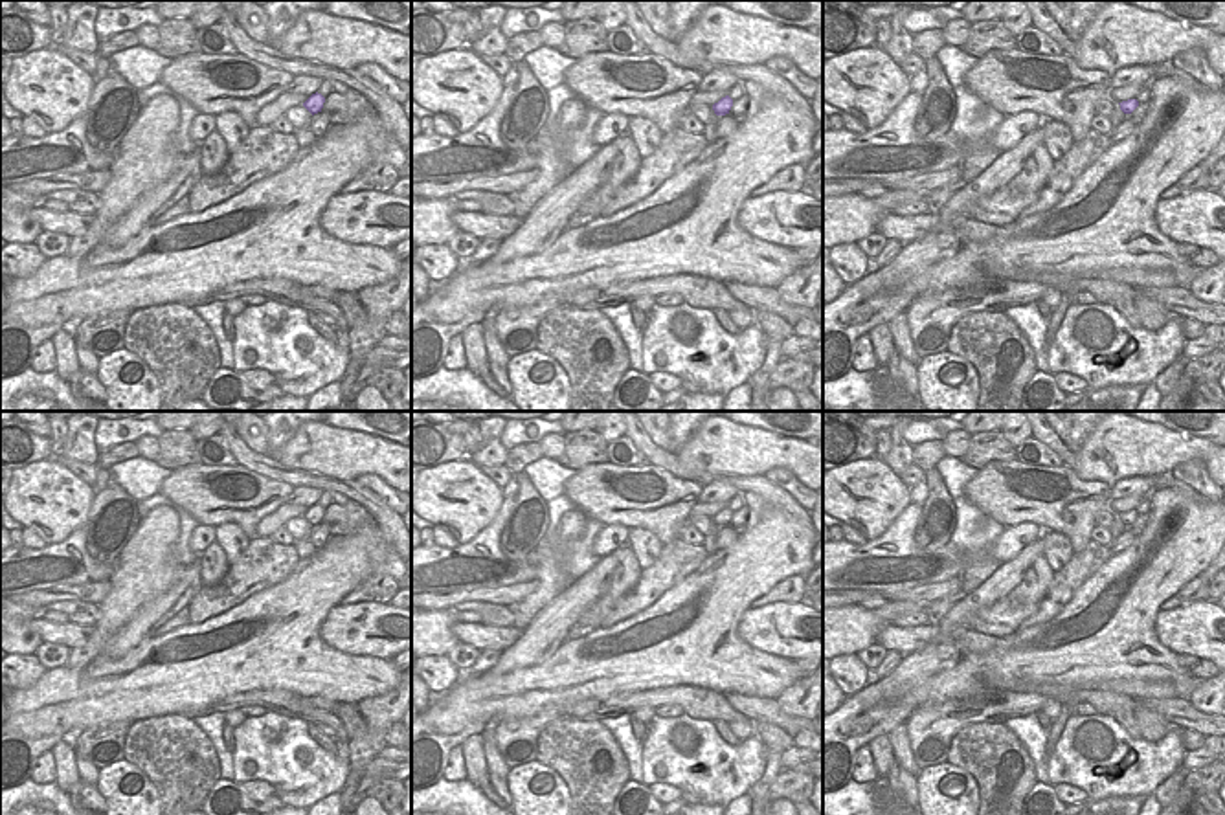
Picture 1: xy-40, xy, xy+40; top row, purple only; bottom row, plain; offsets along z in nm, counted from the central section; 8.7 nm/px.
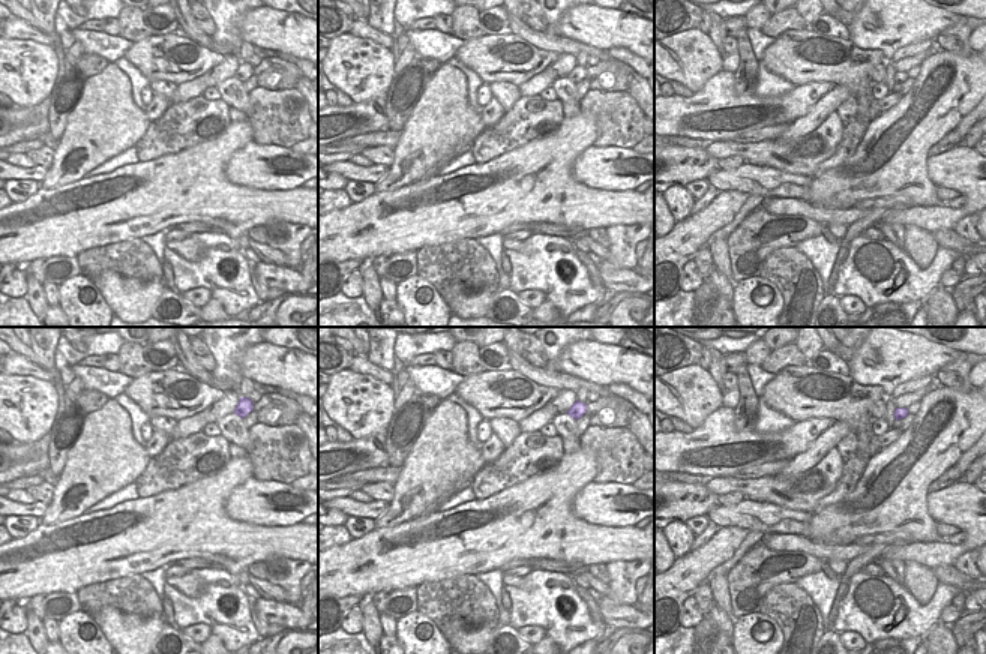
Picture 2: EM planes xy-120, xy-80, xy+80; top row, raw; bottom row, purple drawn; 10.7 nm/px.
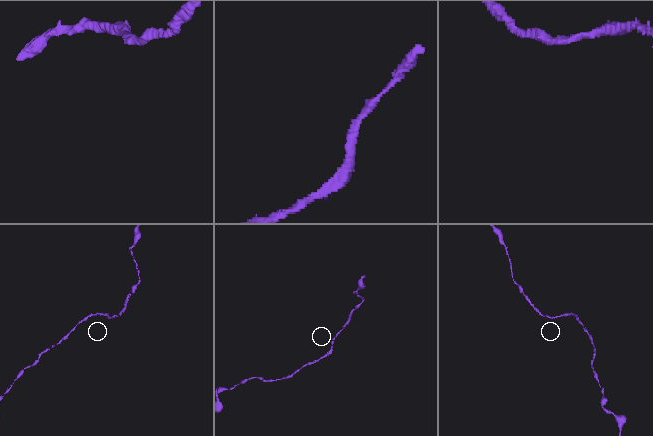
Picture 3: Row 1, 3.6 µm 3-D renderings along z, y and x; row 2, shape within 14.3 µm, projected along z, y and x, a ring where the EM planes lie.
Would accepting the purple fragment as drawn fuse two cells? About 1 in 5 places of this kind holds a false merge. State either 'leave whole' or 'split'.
leave whole

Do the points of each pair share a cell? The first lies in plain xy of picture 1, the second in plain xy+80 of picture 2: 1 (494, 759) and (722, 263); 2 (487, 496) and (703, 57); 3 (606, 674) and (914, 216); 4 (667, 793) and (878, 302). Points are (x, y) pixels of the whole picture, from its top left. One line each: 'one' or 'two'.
1: one
2: one
3: two
4: two

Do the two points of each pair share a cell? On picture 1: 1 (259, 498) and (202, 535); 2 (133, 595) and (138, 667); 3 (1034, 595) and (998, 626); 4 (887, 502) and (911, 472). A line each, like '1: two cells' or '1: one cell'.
1: two cells
2: two cells
3: one cell
4: two cells

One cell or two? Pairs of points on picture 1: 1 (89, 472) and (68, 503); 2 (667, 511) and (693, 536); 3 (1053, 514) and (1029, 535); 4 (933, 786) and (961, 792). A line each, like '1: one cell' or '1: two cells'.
1: two cells
2: two cells
3: two cells
4: one cell

